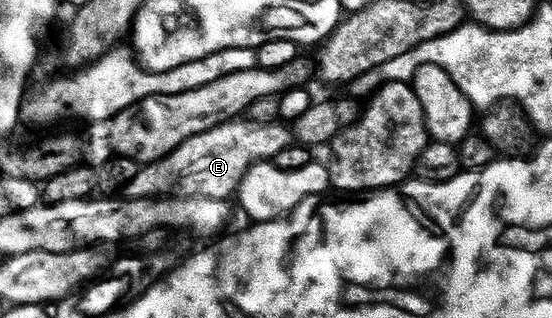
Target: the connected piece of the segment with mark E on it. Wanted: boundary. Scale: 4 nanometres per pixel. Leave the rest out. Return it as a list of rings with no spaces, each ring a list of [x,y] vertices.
[[[242,122],[222,123],[211,131],[184,141],[184,145],[165,159],[145,164],[141,168],[143,171],[136,172],[125,184],[125,198],[161,199],[174,196],[229,200],[237,196],[238,187],[250,167],[271,162],[278,153],[283,153],[295,142],[295,134],[285,122],[258,123],[254,127]]]

